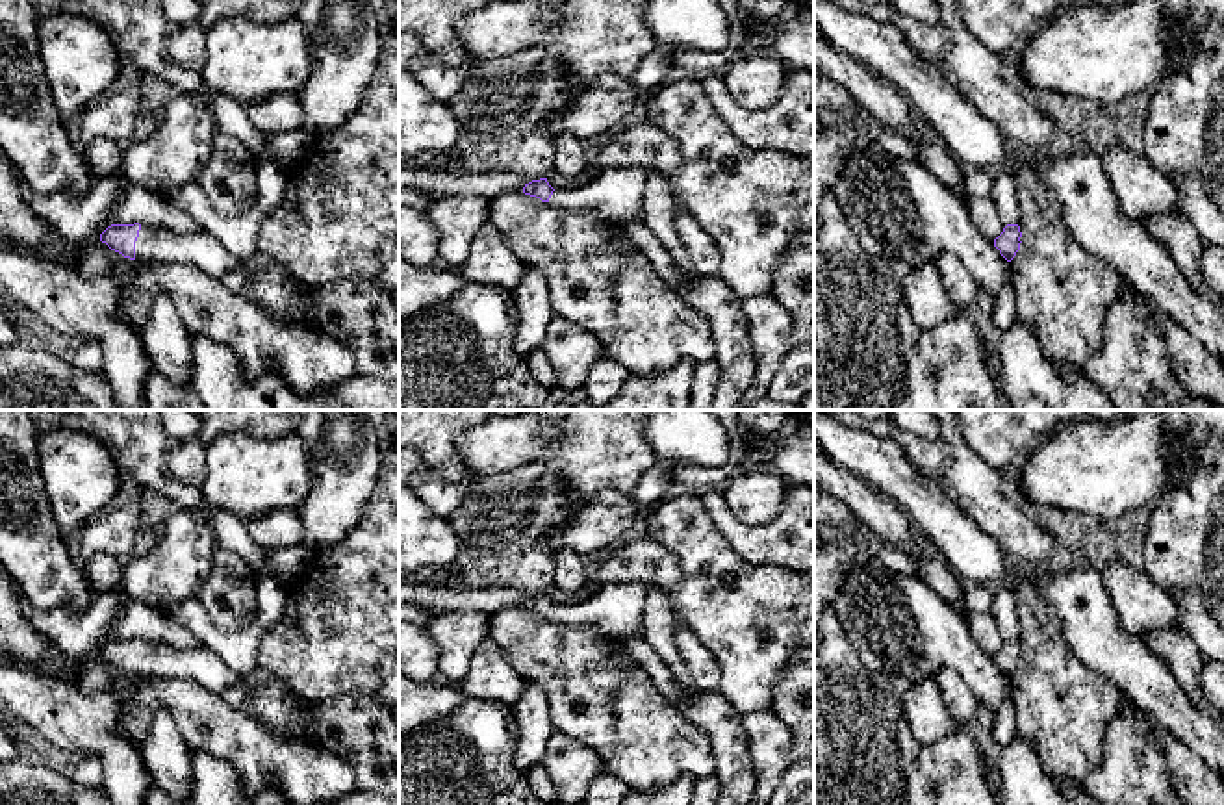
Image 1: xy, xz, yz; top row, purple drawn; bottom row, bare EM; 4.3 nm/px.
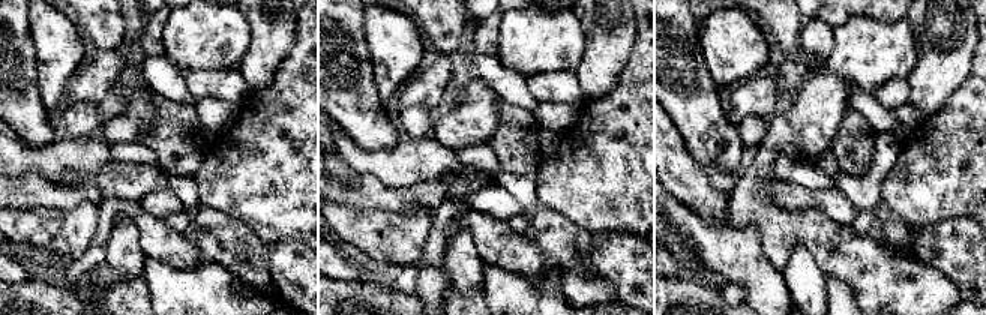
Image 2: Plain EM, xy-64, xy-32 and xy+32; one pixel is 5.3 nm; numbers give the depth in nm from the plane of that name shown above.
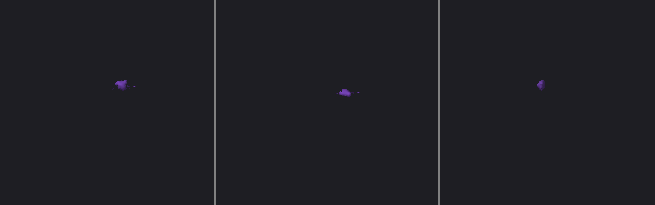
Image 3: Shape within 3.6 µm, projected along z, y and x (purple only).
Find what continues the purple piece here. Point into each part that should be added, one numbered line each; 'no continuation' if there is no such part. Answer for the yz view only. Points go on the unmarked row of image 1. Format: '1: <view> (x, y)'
no continuation

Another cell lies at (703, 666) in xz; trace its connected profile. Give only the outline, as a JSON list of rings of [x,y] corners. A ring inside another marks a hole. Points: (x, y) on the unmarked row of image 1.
[[[682,623],[675,629],[675,647],[701,690],[720,692],[721,671],[707,645]]]

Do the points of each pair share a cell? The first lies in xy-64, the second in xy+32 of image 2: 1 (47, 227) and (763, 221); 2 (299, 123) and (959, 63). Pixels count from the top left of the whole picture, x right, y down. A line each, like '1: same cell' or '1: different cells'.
1: different cells
2: different cells

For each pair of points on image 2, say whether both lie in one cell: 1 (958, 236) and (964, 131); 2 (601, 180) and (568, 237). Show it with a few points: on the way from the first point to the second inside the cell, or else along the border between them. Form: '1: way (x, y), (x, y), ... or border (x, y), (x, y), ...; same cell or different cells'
1: border (970, 218), (947, 218), (925, 227); different cells
2: border (544, 207), (557, 210), (593, 234); different cells

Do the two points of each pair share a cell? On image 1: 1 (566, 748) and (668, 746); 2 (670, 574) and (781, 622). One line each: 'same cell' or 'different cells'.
1: different cells
2: different cells

